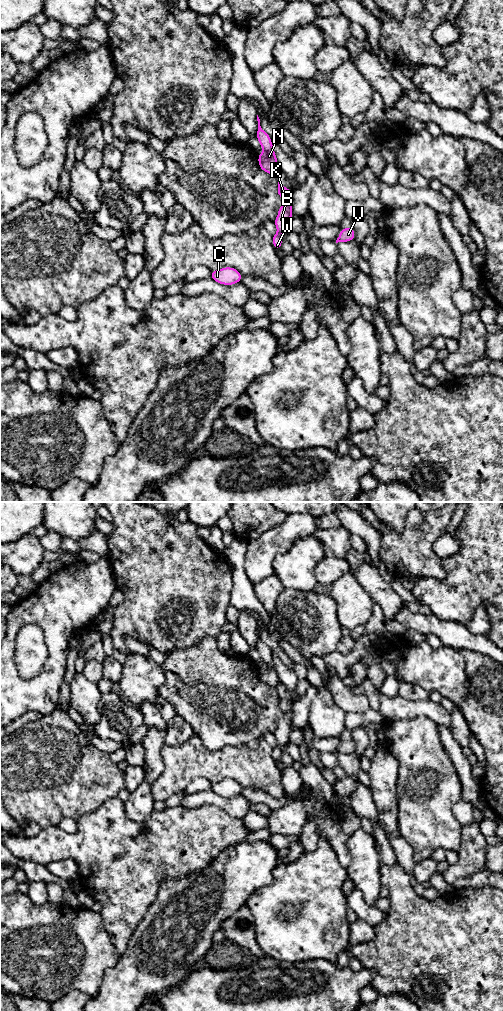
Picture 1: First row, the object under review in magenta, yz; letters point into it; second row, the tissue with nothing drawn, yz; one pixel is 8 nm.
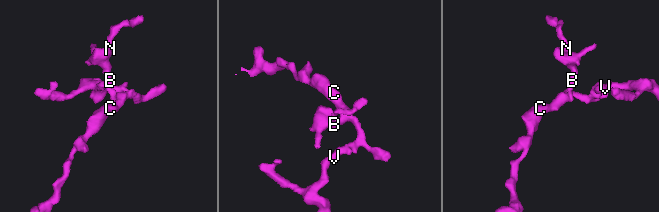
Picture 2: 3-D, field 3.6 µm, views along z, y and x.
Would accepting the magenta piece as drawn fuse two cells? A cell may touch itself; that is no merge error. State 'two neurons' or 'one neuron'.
one neuron

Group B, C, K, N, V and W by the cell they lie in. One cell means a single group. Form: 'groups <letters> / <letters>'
groups B C K N V W

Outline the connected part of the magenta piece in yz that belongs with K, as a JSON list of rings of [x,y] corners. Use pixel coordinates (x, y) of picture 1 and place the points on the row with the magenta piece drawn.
[[[278,182],[278,194],[283,200],[283,204],[278,210],[278,216],[274,220],[278,233],[272,235],[274,249],[281,250],[282,234],[289,230],[290,220],[292,218],[292,191]]]

